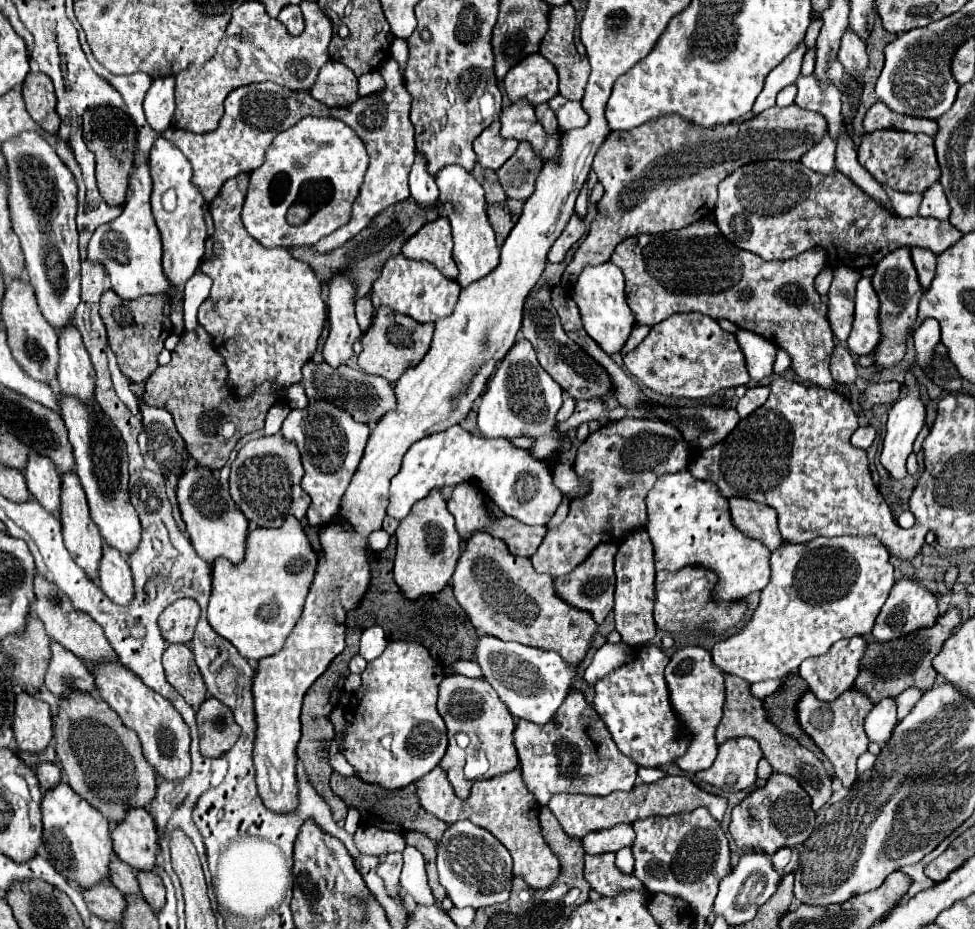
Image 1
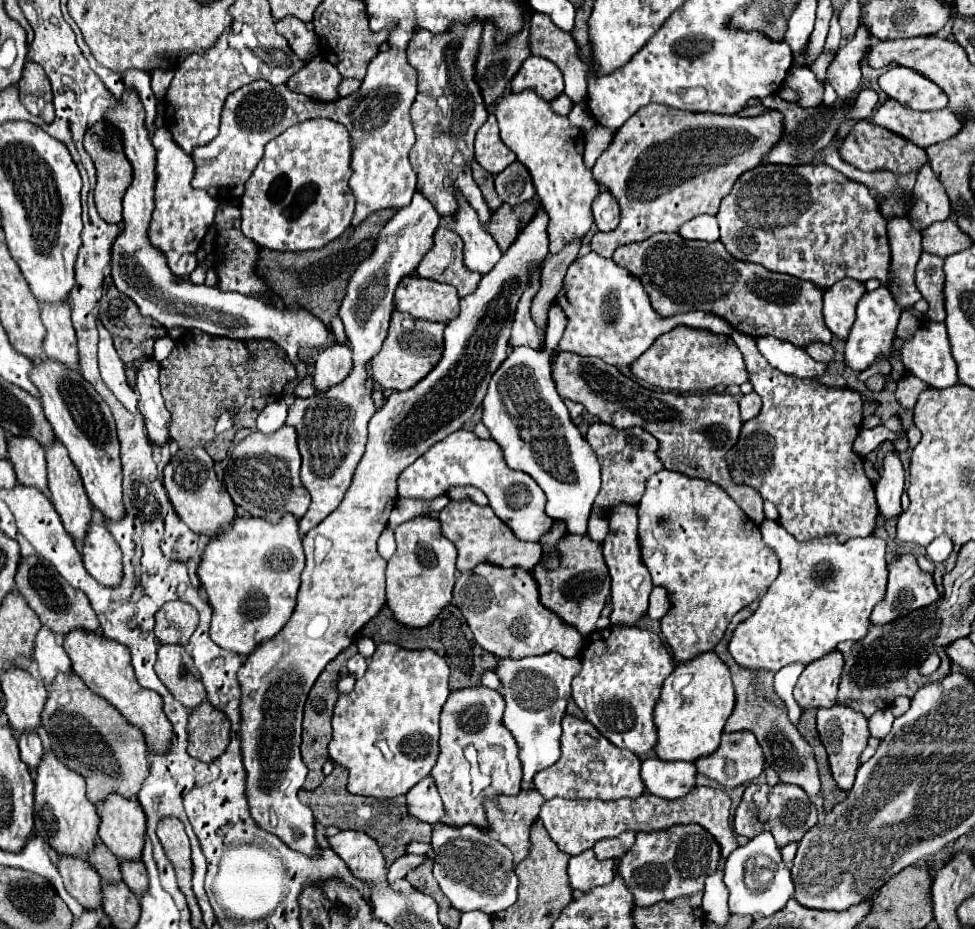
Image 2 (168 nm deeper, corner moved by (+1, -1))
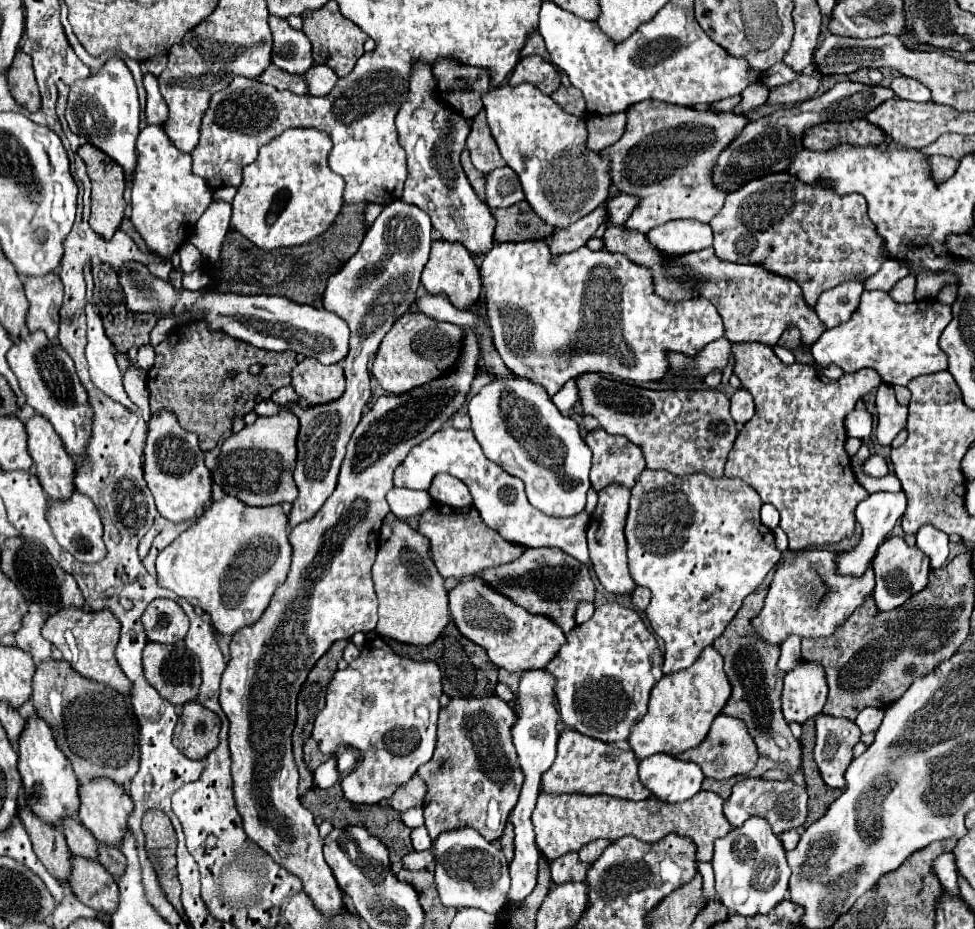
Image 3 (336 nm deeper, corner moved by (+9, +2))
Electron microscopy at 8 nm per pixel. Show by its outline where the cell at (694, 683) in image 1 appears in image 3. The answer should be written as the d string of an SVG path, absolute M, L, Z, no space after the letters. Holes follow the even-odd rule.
M707 646L693 666L663 676L651 690L647 714L639 724L635 724L629 736L629 744L637 760L659 752L677 756L699 746L705 740L711 722L721 714L729 694L731 686L723 670L723 656L713 646Z

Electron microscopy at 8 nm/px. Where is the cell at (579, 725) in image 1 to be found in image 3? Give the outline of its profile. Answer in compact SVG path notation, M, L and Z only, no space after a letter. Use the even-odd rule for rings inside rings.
M563 730L559 734L557 758L541 776L541 790L547 794L607 794L629 800L643 800L649 796L649 790L639 782L637 758L631 750L617 750L615 746L587 738L575 730Z

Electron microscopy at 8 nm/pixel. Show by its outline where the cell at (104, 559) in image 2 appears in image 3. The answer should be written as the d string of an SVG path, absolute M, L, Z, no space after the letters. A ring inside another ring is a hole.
M75 492L65 502L49 502L47 520L49 520L51 528L53 528L53 534L55 534L57 542L65 550L69 550L79 562L97 564L107 556L107 548L103 544L103 526L101 526L99 510L95 508L95 504L87 496Z

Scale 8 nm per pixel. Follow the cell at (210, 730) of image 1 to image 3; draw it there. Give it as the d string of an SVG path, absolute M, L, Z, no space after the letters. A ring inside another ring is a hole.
M197 700L187 702L173 732L173 744L191 760L203 760L219 744L221 720Z

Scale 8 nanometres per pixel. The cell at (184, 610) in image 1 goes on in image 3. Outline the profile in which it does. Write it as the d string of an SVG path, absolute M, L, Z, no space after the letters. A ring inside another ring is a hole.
M167 598L153 600L143 612L141 622L147 638L161 644L175 644L183 640L189 630L189 618L185 612L179 608L179 604Z

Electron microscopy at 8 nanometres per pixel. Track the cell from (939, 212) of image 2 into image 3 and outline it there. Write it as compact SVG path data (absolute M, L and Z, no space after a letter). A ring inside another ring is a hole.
M929 156L927 160L929 160L929 170L931 170L931 176L933 176L935 184L941 184L941 182L949 180L959 166L957 160L947 158L947 156Z

